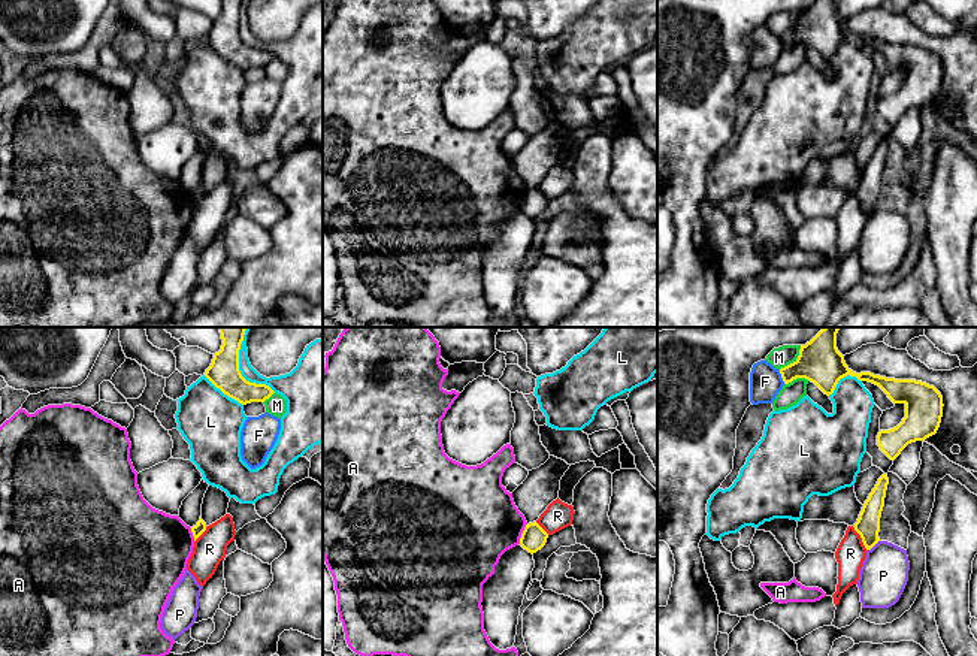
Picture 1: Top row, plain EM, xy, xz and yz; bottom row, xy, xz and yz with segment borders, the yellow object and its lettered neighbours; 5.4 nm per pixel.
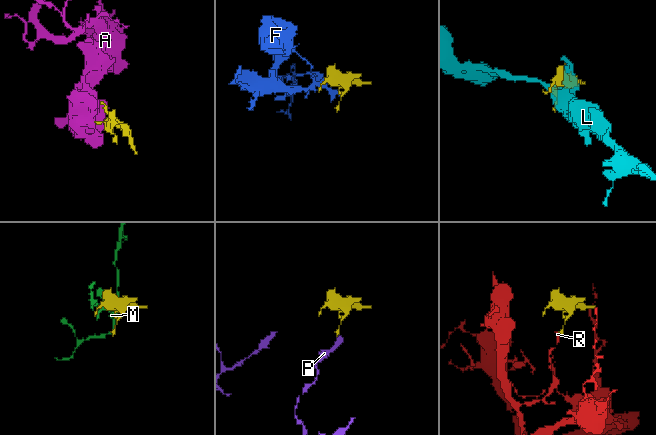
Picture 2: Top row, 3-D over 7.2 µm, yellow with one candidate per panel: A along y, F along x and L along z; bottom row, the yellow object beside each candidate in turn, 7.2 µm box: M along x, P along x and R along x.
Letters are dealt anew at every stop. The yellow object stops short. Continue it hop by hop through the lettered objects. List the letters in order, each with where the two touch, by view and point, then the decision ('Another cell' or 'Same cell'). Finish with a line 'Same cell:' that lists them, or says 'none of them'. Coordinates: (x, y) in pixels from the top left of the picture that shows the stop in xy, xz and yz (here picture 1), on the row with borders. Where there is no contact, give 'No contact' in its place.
A: Touches yellow at xz (522, 534). Another cell
F: Touches yellow at yz (782, 377). Another cell
L: Touches yellow at xy (238, 368). Another cell
M: Touches yellow at yz (793, 362). Another cell
P: Touches yellow at yz (876, 543). Another cell
R: Touches yellow at yz (861, 537). Another cell
Same cell: none of them

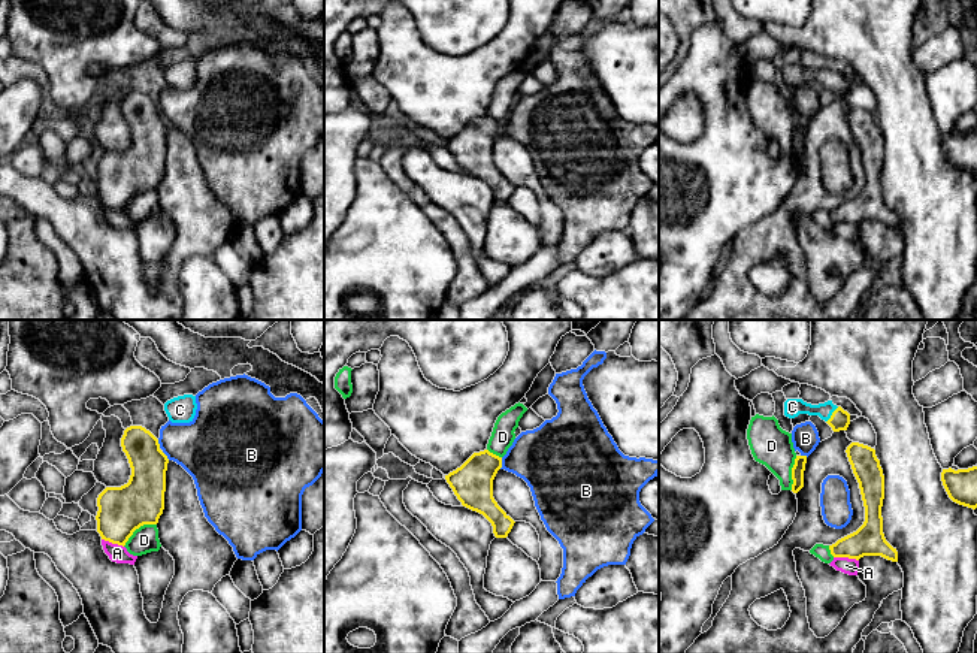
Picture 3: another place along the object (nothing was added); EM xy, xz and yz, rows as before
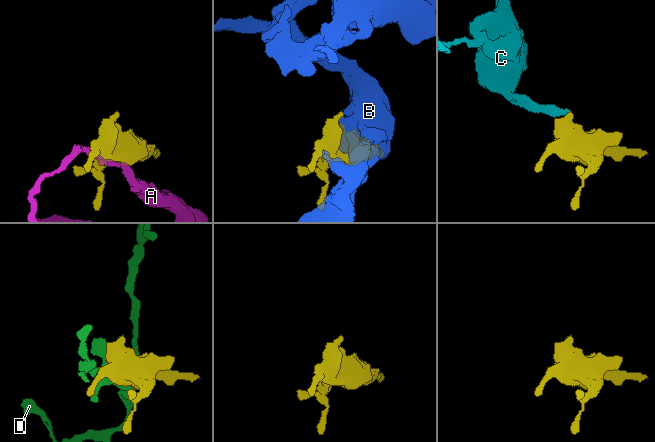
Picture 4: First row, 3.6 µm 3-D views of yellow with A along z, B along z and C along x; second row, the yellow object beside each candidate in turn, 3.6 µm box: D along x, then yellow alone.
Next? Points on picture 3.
A: Touches yellow at yz (846, 556). Another cell
B: Touches yellow at xz (501, 463). Another cell
C: Touches yellow at yz (832, 414). Same cell
D: Touches yellow at xy (138, 528). Another cell
Same cell: C

